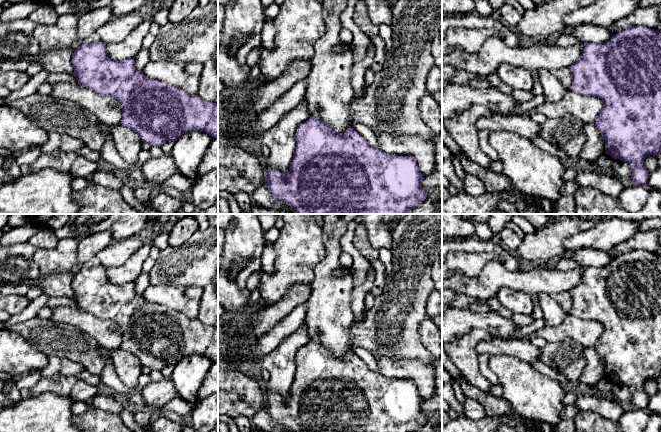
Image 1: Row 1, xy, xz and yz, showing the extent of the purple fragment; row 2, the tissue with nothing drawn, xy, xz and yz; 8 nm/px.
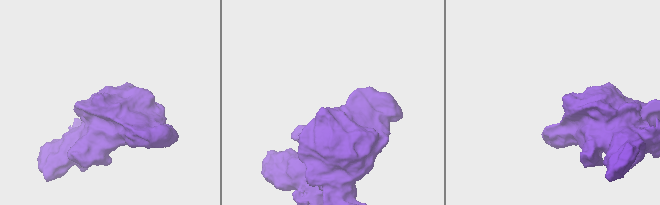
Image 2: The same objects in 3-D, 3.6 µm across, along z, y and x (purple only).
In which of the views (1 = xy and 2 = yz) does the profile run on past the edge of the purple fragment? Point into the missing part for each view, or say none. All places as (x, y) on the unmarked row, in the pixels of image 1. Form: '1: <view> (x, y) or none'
1: none
2: none

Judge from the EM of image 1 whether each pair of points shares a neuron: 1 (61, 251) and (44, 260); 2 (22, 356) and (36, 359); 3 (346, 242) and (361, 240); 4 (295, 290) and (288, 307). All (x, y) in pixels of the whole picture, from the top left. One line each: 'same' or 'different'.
1: same
2: same
3: different
4: same

